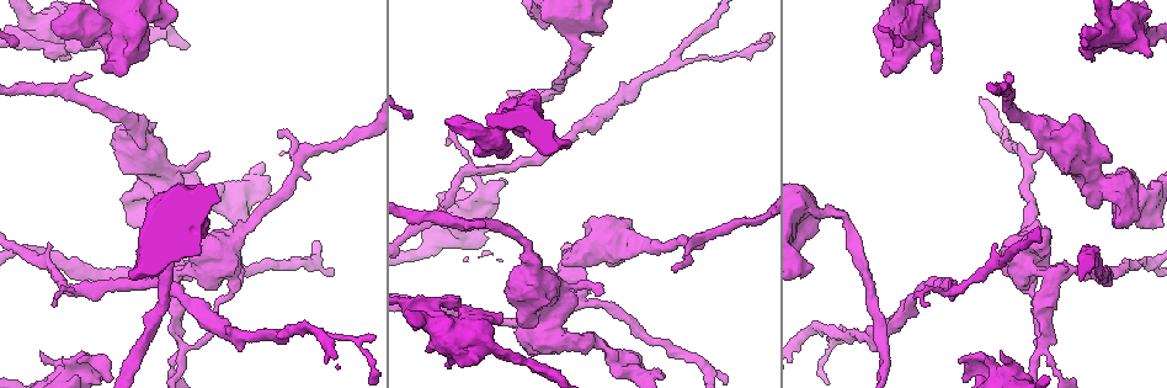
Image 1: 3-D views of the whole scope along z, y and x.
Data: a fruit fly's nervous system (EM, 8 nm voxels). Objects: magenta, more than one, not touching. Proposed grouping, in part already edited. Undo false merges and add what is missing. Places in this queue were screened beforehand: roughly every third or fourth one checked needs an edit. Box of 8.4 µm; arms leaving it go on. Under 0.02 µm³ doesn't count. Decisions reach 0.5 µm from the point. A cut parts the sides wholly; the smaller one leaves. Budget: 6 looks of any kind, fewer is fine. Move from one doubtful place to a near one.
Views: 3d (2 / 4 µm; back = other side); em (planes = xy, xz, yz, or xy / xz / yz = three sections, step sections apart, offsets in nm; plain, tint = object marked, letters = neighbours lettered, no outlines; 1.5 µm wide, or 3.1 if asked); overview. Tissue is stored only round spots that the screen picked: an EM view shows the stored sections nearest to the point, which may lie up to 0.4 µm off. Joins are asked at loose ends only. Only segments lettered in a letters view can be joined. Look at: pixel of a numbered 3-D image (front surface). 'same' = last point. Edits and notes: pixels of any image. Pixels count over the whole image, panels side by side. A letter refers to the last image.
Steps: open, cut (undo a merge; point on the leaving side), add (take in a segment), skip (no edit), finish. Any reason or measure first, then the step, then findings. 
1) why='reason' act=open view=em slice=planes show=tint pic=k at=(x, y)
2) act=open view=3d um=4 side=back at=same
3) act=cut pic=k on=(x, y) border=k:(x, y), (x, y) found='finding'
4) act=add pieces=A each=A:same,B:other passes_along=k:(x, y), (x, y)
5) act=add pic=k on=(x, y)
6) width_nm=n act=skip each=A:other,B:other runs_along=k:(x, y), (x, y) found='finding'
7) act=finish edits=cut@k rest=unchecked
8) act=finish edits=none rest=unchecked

why='sharp bend' act=open view=3d um=2 pic=1 at=(847, 218)

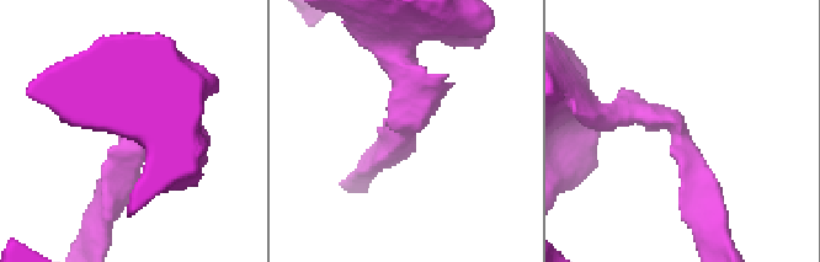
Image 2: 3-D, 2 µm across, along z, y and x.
arm_widths_nm=220,340 why='now the EM' act=open view=em slice=planes show=tint pic=2 at=(404, 125)

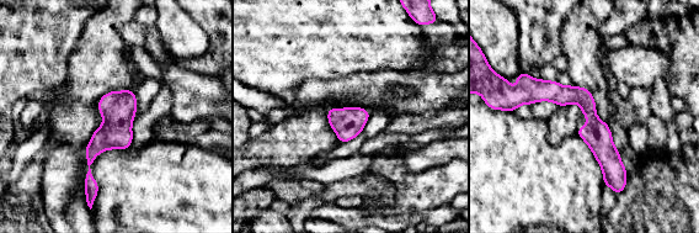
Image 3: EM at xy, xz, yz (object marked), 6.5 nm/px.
why='see the neighbours' act=open view=em slice=planes show=letters at=same

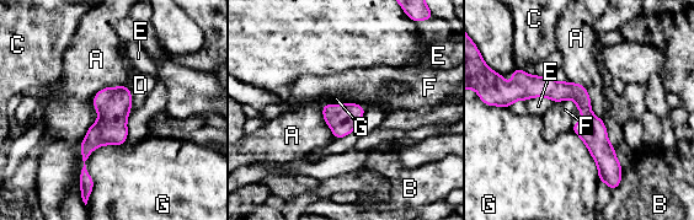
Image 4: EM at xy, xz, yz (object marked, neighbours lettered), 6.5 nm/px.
act=skip each=A:other,B:other,C:other,D:other,E:other,F:other,G:other runs_along=4:(510, 98), (571, 91), (618, 176) found='continuous, no second cell'

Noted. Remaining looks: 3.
why='free end' act=open view=3d um=2 pic=1 at=(78, 362)

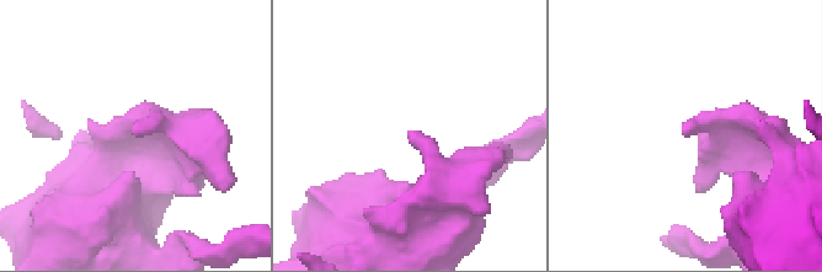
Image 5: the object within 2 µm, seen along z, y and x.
act=open view=em slice=planes show=letters pic=5 at=(408, 134)

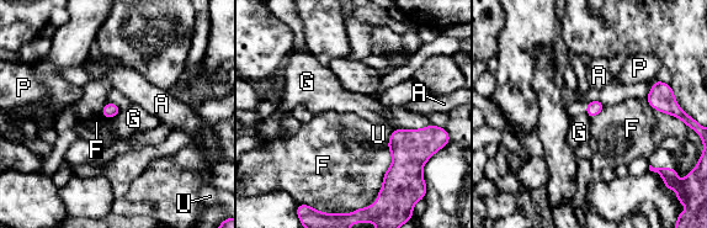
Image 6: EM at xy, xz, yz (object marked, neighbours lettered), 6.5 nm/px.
act=skip each=A:other,F:other,G:other,P:other,U:other border=6:(644, 99), (654, 109), (675, 117) found='none of them fits'

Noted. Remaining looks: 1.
act=finish edits=none rest=unchecked

